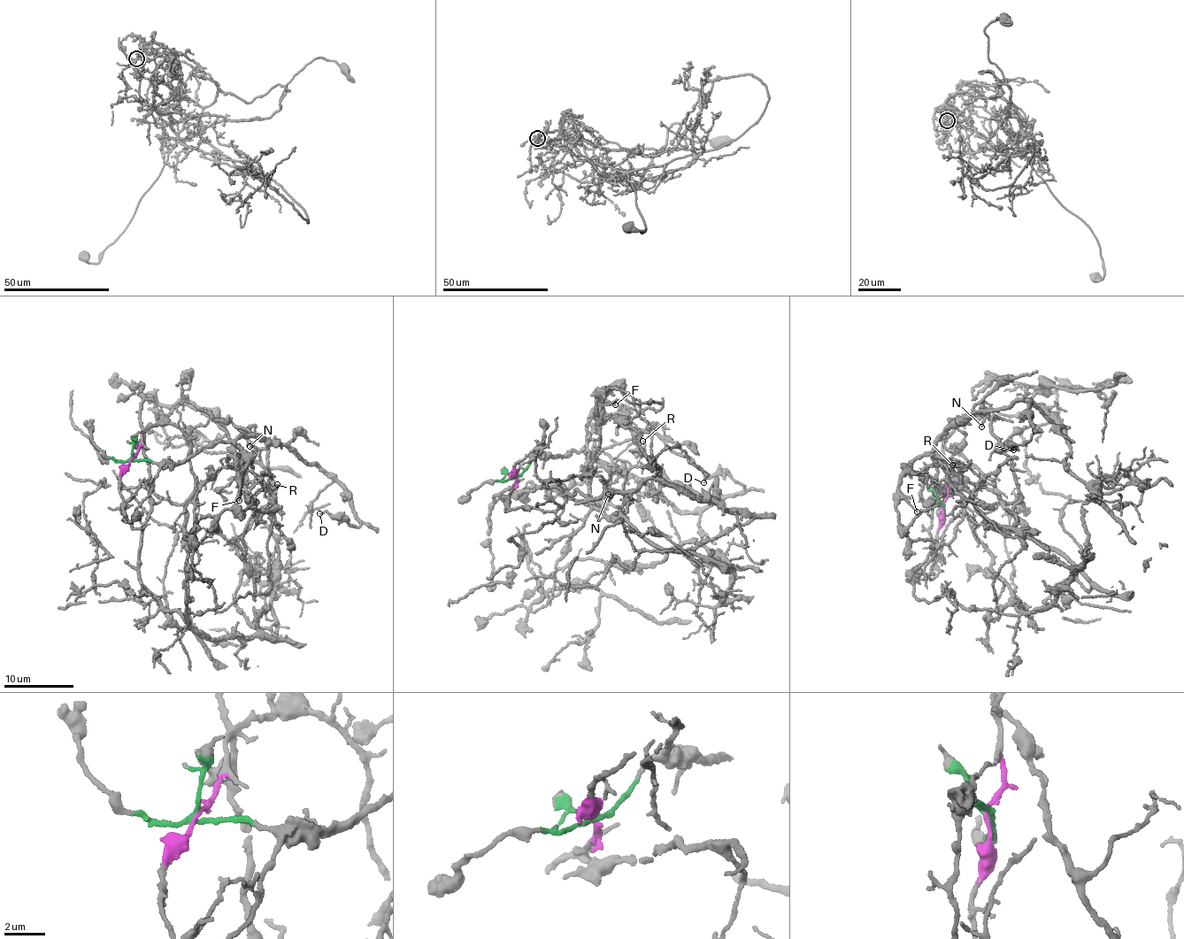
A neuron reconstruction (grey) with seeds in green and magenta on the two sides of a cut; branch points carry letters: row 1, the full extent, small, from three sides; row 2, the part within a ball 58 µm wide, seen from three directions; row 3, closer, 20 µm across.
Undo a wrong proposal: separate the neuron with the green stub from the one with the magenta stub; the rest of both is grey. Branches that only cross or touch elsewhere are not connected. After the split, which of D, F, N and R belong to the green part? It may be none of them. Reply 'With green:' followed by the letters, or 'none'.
With green: D, F, N, R

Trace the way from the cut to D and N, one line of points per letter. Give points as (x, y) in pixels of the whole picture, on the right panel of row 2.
D: (941, 506), (932, 503), (935, 444), (948, 430), (978, 410), (1026, 398), (1034, 432), (1013, 450)
N: (941, 506), (932, 503), (934, 450), (957, 461), (980, 513), (1010, 527), (1020, 496), (995, 416), (981, 426)

